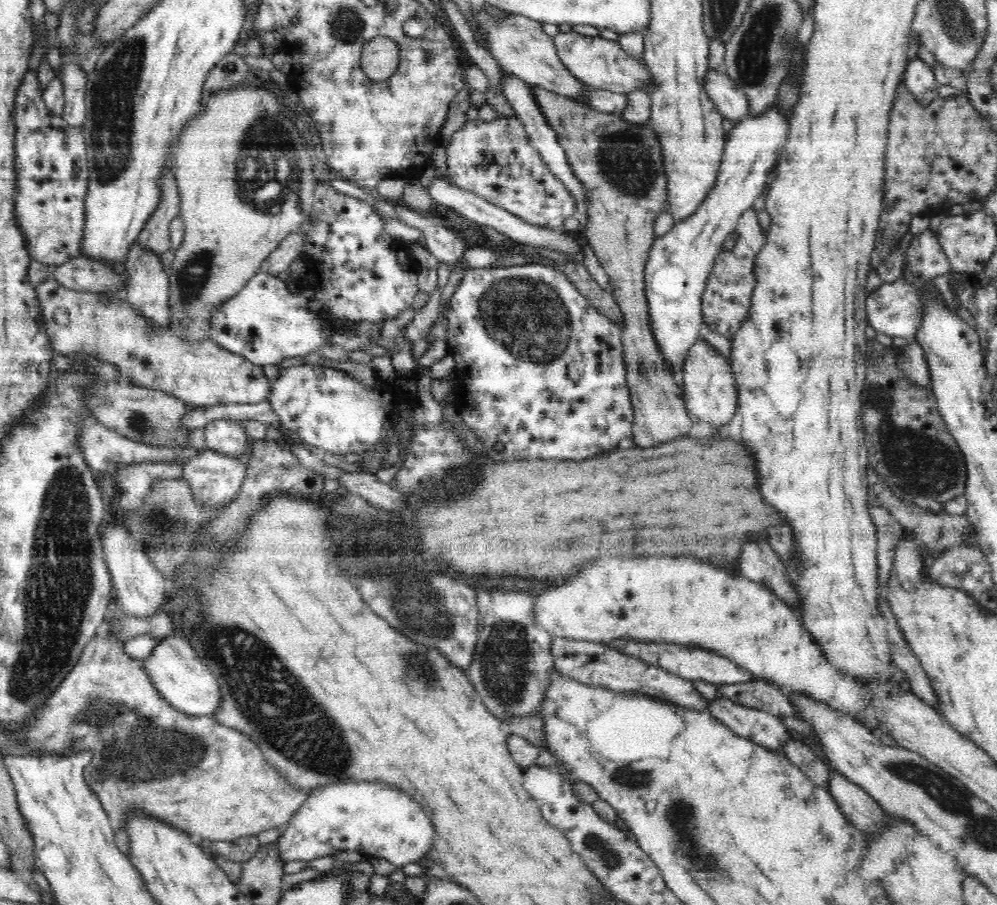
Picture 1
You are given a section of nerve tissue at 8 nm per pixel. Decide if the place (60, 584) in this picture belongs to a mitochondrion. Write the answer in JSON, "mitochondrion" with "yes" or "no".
{"mitochondrion":"yes"}

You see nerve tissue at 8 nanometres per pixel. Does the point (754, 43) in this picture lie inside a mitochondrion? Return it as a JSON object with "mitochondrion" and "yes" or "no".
{"mitochondrion":"yes"}

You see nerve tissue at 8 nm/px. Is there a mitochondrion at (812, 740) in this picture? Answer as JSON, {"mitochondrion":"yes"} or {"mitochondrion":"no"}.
{"mitochondrion":"no"}

